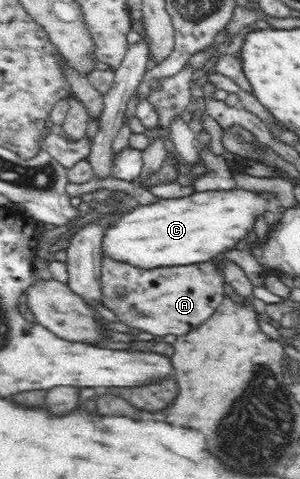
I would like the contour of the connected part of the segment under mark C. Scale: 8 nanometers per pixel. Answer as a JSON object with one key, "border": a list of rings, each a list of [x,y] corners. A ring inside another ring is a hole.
{"border":[[[243,188],[230,190],[208,190],[194,192],[190,196],[177,200],[159,200],[151,206],[139,206],[133,212],[125,214],[113,228],[109,228],[102,238],[102,258],[118,261],[119,264],[133,265],[139,269],[156,269],[168,266],[187,266],[202,262],[212,262],[222,258],[221,252],[233,250],[241,240],[247,240],[247,234],[253,230],[255,220],[269,212],[271,204],[279,204],[279,195],[261,191],[255,192]]]}

